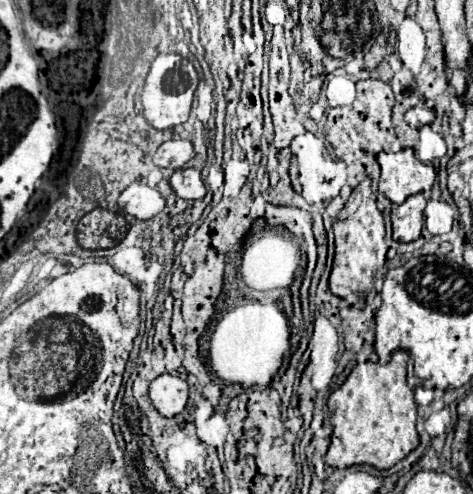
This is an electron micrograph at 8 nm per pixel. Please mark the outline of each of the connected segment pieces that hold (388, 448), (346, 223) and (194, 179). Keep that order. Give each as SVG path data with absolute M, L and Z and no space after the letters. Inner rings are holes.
M400 350L388 364L362 362L328 398L330 420L334 426L326 462L332 468L348 468L354 464L372 464L388 470L418 446L416 402L414 392L406 384L408 352Z
M370 178L362 180L350 194L348 202L340 210L336 222L334 222L334 238L336 238L336 254L334 254L334 266L330 272L330 292L342 300L346 300L350 306L364 308L364 300L370 294L372 278L374 274L384 266L386 262L386 240L384 240L384 218L382 212L376 208L376 198L370 190Z
M194 168L176 170L170 176L170 186L176 192L176 196L180 196L184 200L198 200L198 198L206 196L206 186L200 178L200 172Z

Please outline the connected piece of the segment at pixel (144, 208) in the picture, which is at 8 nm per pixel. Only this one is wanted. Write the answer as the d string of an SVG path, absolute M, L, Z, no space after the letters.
M130 184L118 198L118 208L132 214L136 220L154 218L158 212L162 212L164 204L166 200L162 194L146 184Z

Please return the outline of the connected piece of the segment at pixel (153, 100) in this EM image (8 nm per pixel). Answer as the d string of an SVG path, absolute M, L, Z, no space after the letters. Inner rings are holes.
M158 54L152 62L152 68L146 76L146 84L142 90L144 118L158 130L168 130L168 128L174 128L186 122L190 114L196 84L198 84L198 74L192 62L184 60L178 54Z

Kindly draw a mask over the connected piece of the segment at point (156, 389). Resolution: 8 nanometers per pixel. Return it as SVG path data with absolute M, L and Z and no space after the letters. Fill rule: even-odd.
M162 374L150 384L150 400L154 408L166 416L172 418L178 412L184 410L186 400L188 400L188 384L186 380L172 376L172 374Z

